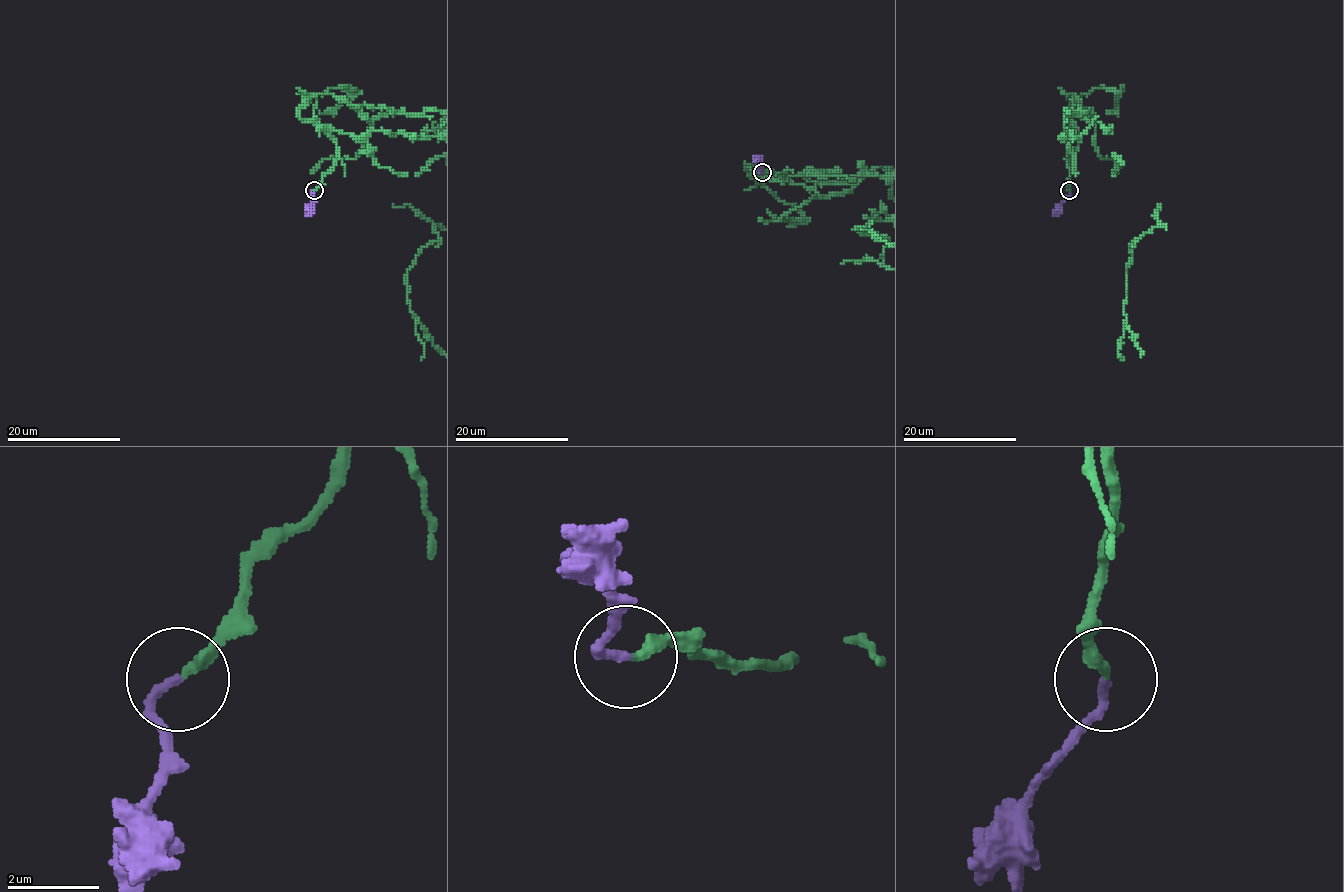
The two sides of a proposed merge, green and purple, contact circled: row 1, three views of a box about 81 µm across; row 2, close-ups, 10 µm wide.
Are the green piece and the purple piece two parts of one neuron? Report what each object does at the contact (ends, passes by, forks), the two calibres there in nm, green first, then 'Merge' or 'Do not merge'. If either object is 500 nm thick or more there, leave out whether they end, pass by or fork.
At the ring green ends. At the ring purple ends. Thickness 240 nm (green) against 200 nm. Merge

